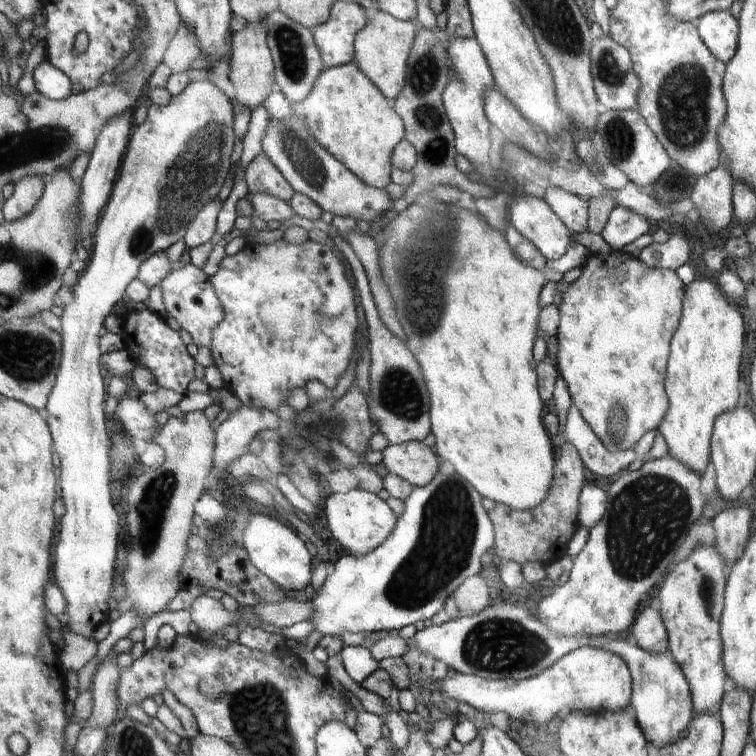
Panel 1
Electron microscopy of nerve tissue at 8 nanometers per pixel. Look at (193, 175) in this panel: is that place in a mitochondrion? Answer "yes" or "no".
yes

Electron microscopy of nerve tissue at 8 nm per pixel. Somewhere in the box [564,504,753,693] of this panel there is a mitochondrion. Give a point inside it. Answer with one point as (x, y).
(706, 587)

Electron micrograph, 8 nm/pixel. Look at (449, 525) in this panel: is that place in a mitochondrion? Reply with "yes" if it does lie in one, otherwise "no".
yes

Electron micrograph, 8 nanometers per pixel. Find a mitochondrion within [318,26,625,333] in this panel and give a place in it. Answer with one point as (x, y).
(425, 71)

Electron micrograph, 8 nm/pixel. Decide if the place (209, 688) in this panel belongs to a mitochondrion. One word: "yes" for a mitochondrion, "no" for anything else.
yes

